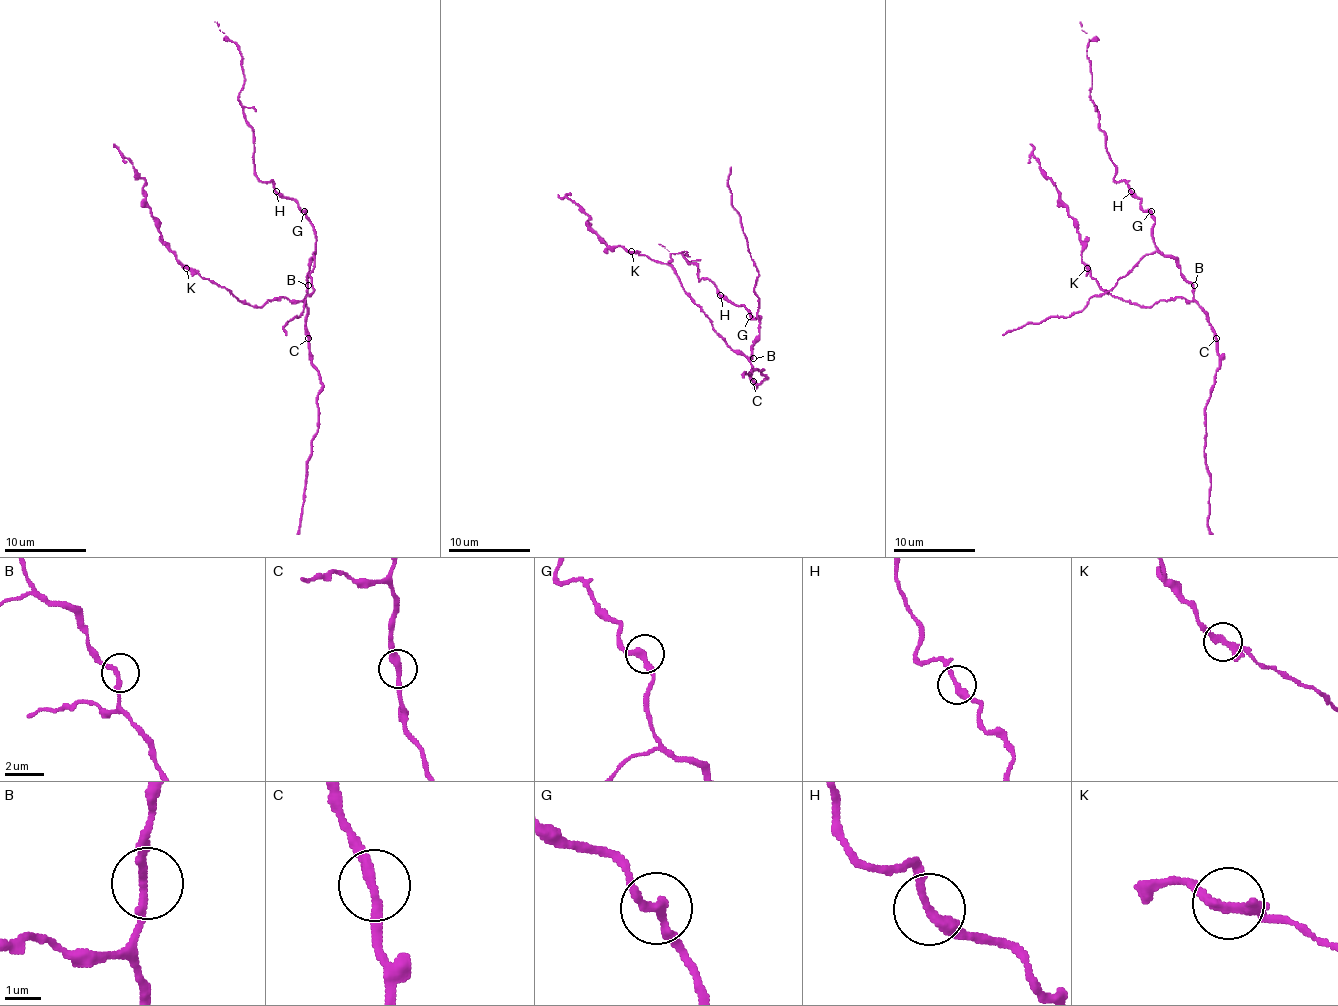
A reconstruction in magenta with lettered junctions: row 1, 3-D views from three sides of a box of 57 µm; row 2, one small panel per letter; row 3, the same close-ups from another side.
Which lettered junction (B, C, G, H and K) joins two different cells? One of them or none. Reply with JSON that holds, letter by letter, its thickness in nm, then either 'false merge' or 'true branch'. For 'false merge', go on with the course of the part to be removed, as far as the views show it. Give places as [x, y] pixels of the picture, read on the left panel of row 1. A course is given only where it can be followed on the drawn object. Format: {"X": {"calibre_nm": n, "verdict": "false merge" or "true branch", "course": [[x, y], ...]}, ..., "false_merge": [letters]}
{"B": {"calibre_nm": 200, "verdict": "true branch"}, "C": {"calibre_nm": 280, "verdict": "true branch"}, "G": {"calibre_nm": 280, "verdict": "true branch"}, "H": {"calibre_nm": 280, "verdict": "true branch"}, "K": {"calibre_nm": 280, "verdict": "false merge", "course": [[186, 268], [161, 240], [159, 222], [145, 199], [145, 181], [113, 144]]}, "false_merge": ["K"]}

